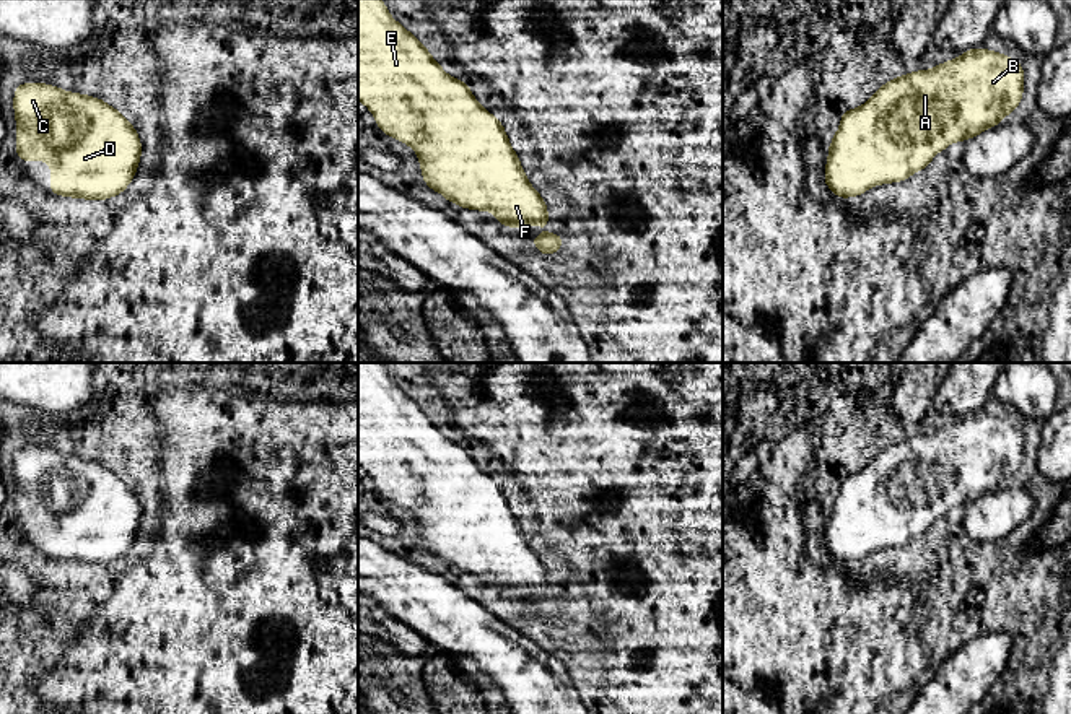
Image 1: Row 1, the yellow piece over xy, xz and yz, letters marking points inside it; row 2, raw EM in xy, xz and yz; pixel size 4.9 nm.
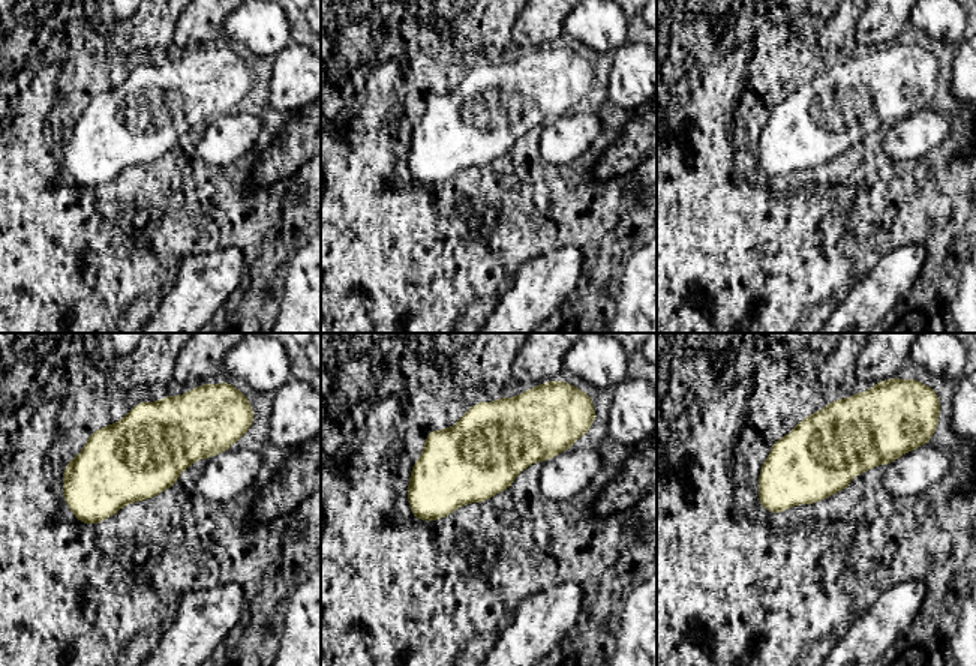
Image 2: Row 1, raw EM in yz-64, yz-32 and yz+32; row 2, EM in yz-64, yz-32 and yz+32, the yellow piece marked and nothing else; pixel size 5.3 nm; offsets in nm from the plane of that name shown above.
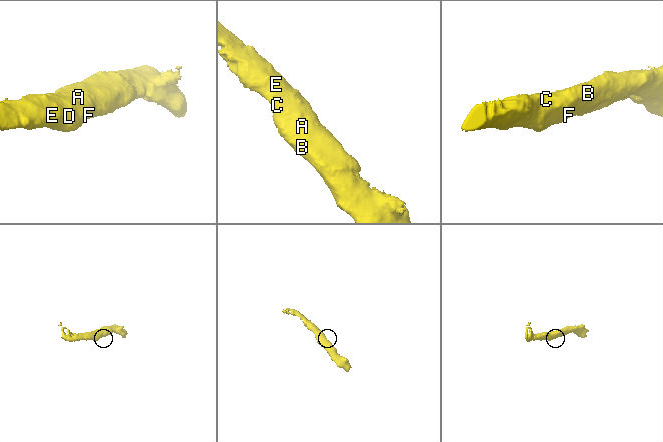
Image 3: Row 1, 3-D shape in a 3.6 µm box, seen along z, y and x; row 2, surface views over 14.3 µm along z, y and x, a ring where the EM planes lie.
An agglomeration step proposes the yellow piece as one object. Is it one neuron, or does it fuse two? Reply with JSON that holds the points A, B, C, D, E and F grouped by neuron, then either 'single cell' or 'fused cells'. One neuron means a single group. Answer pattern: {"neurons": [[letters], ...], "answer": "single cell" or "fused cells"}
{"neurons": [["A", "B", "C", "D", "E", "F"]], "answer": "single cell"}

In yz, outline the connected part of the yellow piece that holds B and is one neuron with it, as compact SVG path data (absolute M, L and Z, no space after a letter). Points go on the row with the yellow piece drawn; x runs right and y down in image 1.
M967 49L964 55L889 80L872 98L856 109L842 112L840 128L828 145L825 185L840 198L858 197L874 185L902 182L923 171L931 159L954 141L970 140L990 127L996 127L1014 112L1024 94L1025 73L1022 63L990 49Z

